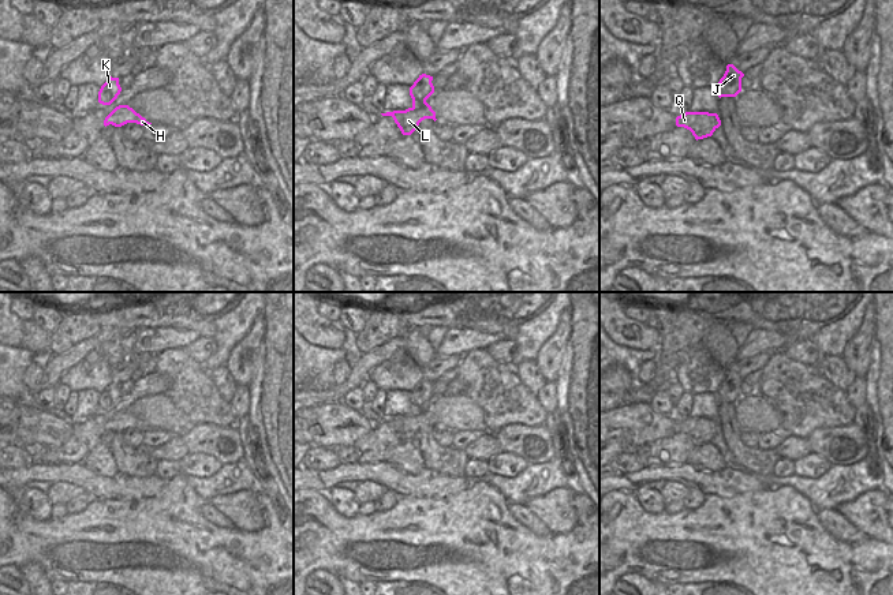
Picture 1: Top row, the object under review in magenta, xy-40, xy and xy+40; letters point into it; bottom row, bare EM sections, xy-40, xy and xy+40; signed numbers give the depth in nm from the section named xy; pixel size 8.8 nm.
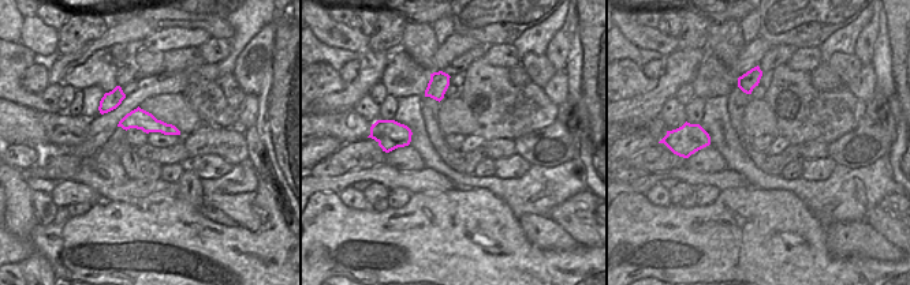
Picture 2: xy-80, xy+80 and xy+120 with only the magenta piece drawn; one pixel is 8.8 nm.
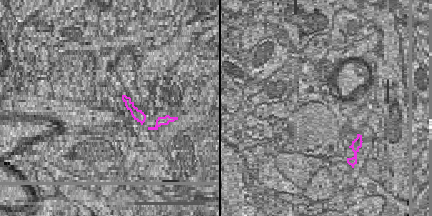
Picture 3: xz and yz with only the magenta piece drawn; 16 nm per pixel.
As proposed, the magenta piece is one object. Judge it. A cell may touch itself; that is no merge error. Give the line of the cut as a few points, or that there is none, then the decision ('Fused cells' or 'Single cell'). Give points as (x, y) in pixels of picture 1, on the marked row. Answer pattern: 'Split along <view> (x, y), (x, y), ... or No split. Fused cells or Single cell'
Split along xy (425, 101), (419, 107), (413, 108). Fused cells.

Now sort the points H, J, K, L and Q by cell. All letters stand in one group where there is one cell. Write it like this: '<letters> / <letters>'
H L Q / J K

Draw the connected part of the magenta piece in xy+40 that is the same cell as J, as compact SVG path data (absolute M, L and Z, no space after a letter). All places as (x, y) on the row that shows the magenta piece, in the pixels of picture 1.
M733 64L726 66L724 76L718 82L718 97L736 97L741 91L741 78L744 74Z

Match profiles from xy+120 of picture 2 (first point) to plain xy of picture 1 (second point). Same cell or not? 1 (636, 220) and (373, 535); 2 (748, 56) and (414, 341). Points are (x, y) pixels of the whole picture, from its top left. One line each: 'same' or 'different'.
1: same
2: different

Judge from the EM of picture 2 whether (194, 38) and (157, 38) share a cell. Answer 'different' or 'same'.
same

